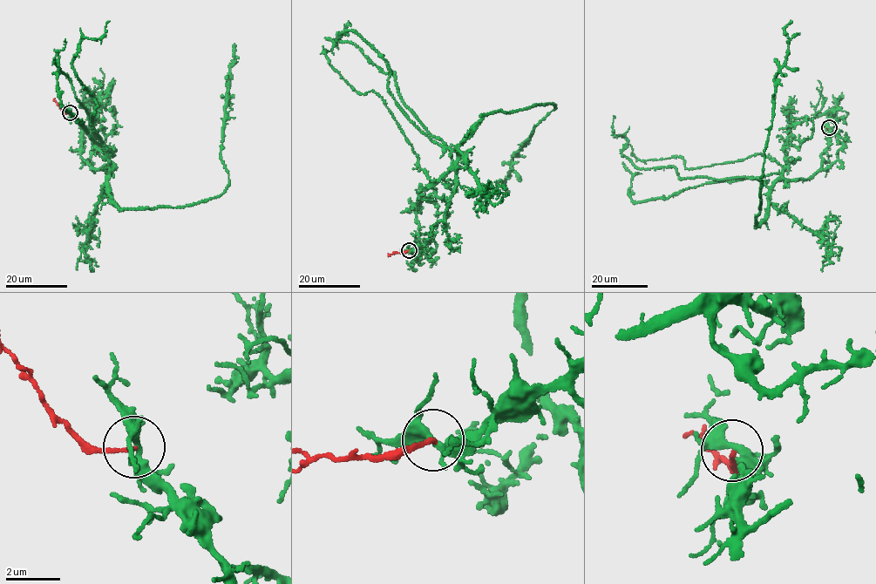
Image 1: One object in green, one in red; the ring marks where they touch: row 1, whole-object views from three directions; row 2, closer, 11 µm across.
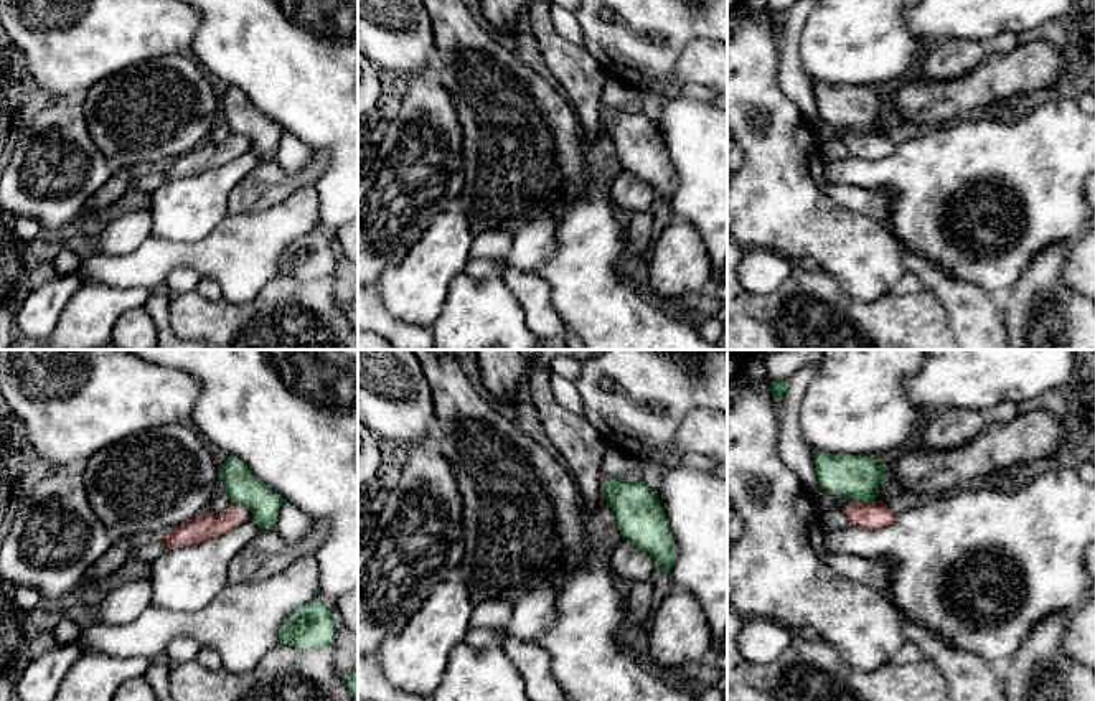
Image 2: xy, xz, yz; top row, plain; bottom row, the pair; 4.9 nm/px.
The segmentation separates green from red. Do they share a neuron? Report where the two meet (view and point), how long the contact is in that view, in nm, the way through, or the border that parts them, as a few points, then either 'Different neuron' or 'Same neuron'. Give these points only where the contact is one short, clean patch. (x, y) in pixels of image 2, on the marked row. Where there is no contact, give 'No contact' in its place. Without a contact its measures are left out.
Touches green at yz (864, 502). Shared border 100 nm. Different neuron

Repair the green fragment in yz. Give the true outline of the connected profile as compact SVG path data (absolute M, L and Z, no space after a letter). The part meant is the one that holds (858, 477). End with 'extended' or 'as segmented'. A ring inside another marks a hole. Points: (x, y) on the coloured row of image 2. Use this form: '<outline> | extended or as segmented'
M811 450L820 487L834 496L858 503L876 501L877 488L887 482L884 460L869 455L844 455Z | as segmented

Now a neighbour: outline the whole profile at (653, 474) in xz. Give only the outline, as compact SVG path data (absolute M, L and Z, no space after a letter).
M645 462L641 482L648 485L656 495L660 495L661 480L666 472L668 472L668 467L665 465L658 465L655 462Z

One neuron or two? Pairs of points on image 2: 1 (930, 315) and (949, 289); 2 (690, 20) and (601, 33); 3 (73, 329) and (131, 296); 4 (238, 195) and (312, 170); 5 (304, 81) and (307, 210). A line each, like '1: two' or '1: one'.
1: two
2: one
3: one
4: one
5: two

